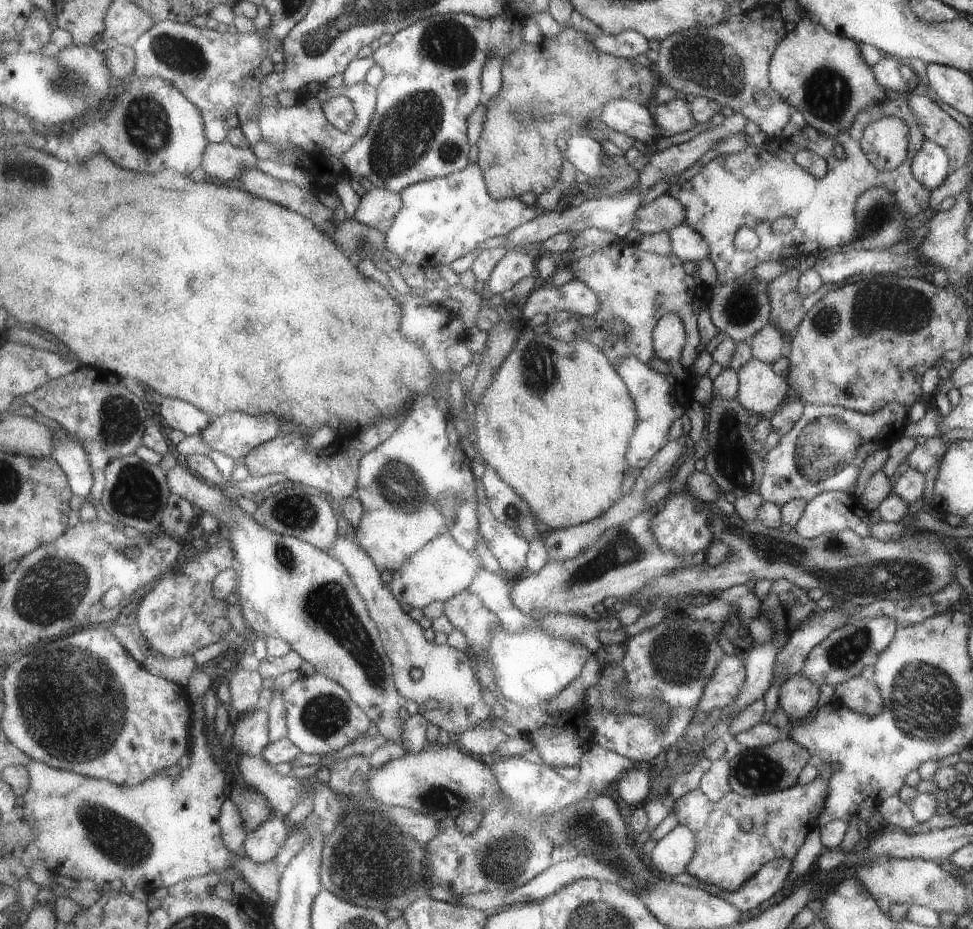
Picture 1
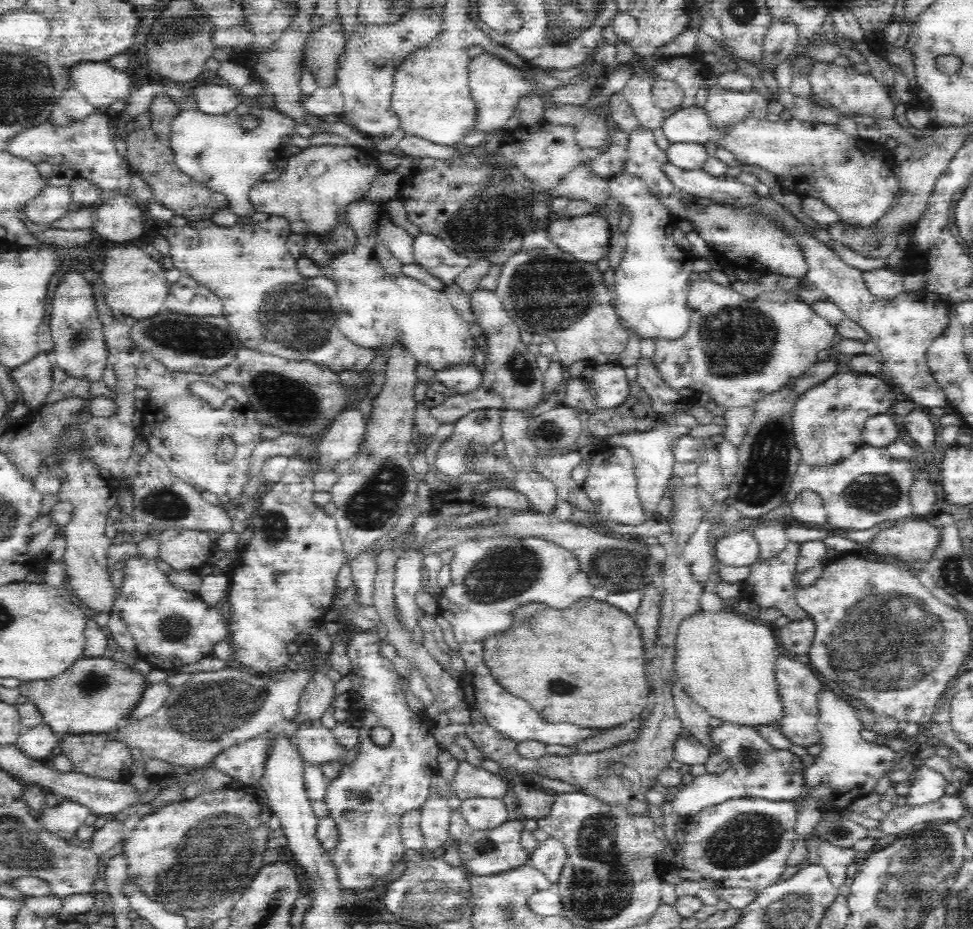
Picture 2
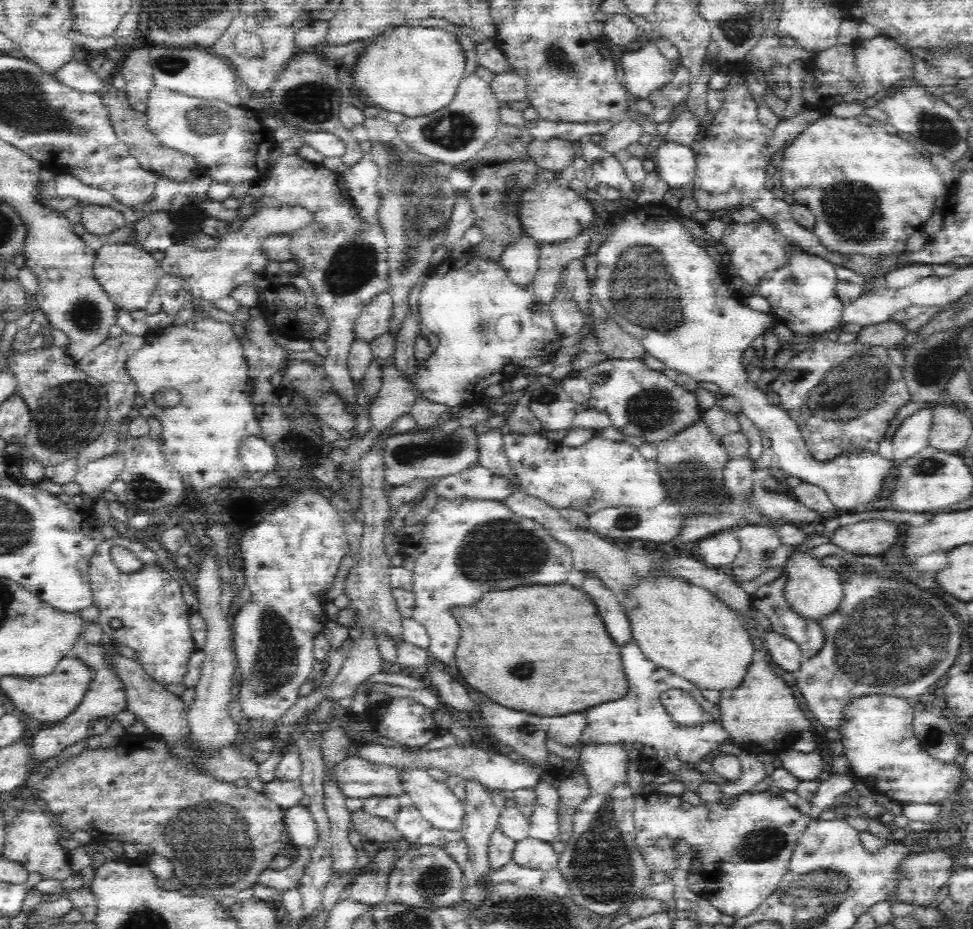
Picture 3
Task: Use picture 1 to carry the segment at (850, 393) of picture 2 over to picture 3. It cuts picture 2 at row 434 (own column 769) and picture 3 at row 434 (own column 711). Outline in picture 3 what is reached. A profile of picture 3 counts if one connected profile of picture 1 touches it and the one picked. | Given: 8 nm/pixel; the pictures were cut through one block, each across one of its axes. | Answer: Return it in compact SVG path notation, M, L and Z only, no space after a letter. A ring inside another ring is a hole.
M818 336L810 342L810 346L804 352L792 358L786 364L784 372L776 376L776 380L770 384L770 390L776 396L780 396L778 406L794 420L802 436L802 442L810 450L812 458L816 458L818 462L836 458L842 450L856 448L856 446L878 452L878 446L890 426L890 420L904 404L912 400L902 370L890 360L886 350L888 350L886 346L878 346L878 344L866 344L858 340L850 344L838 344ZM790 370L798 370L800 376L792 378Z

